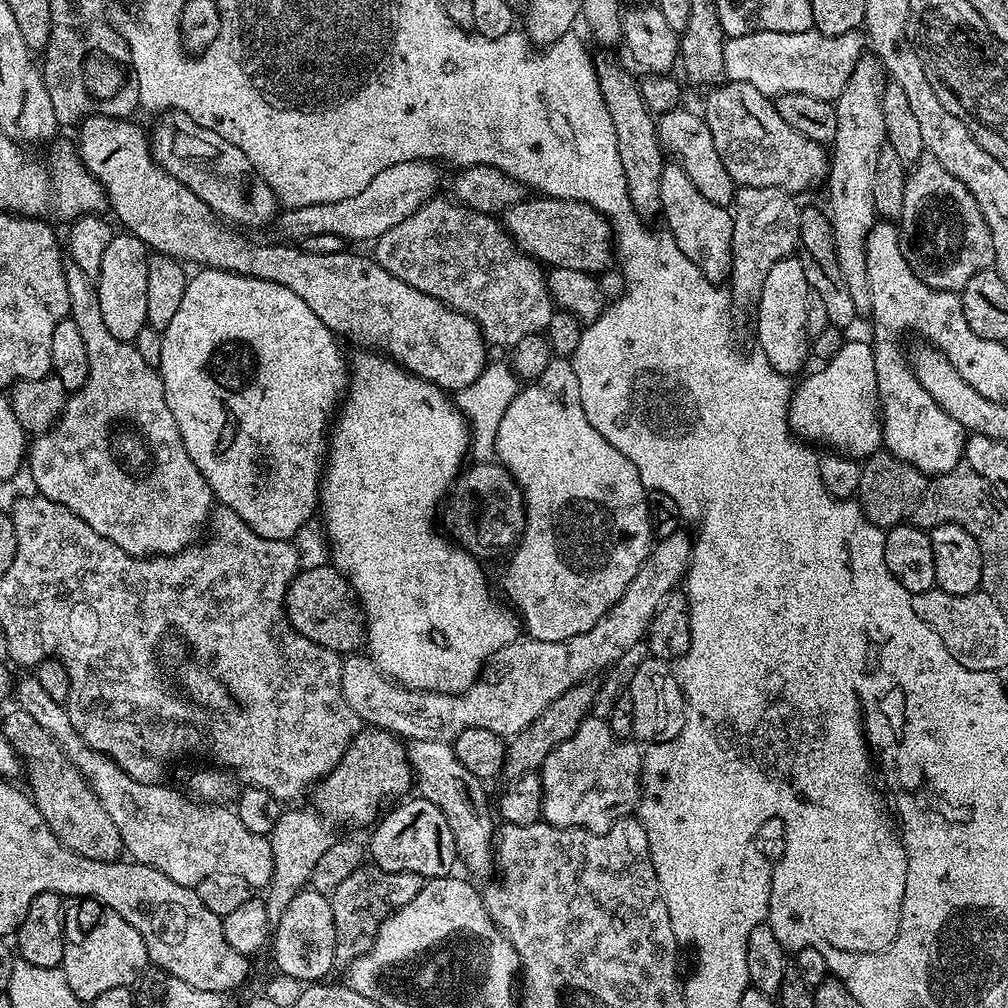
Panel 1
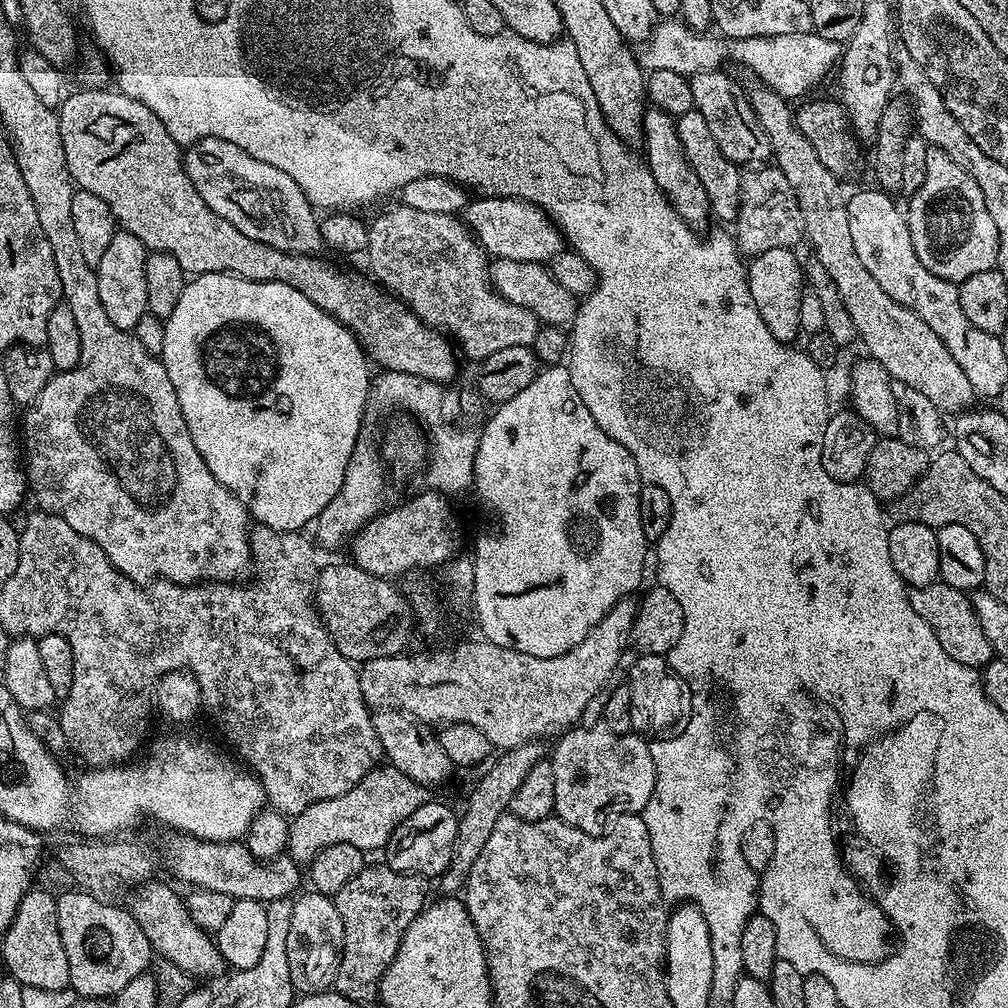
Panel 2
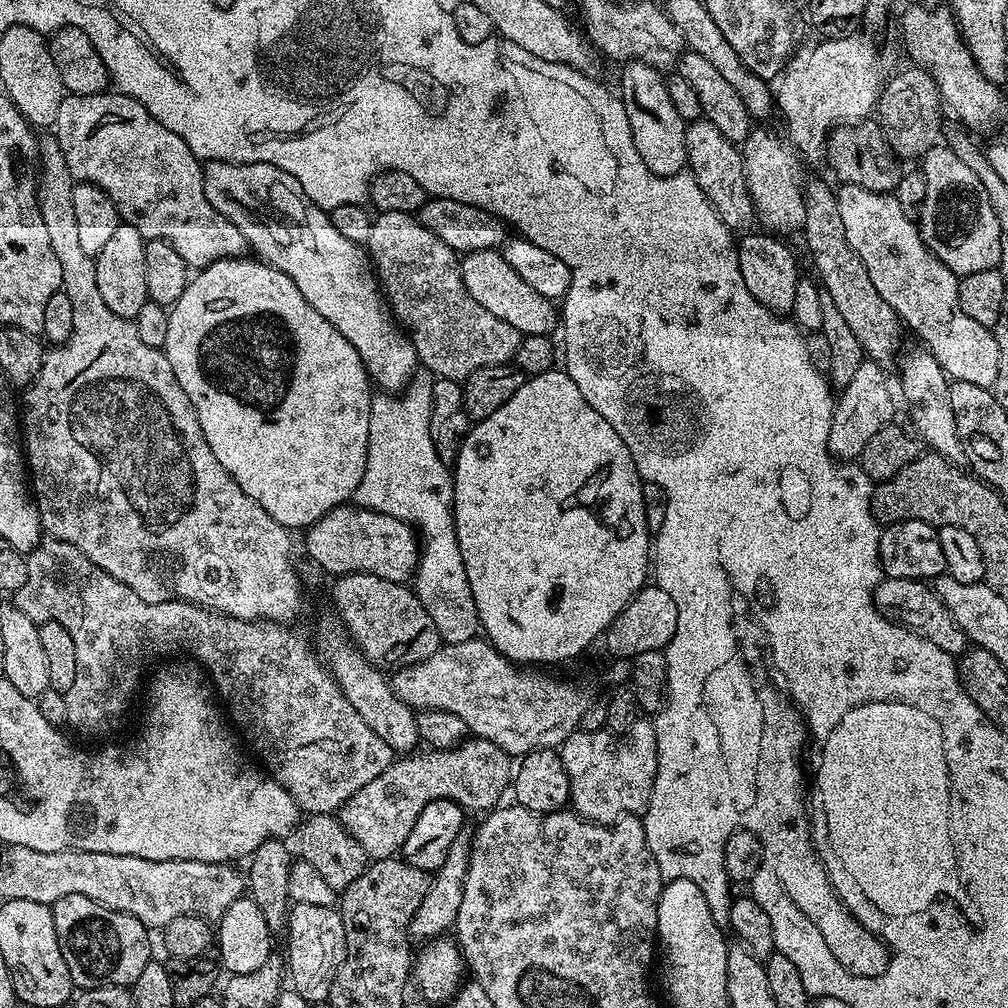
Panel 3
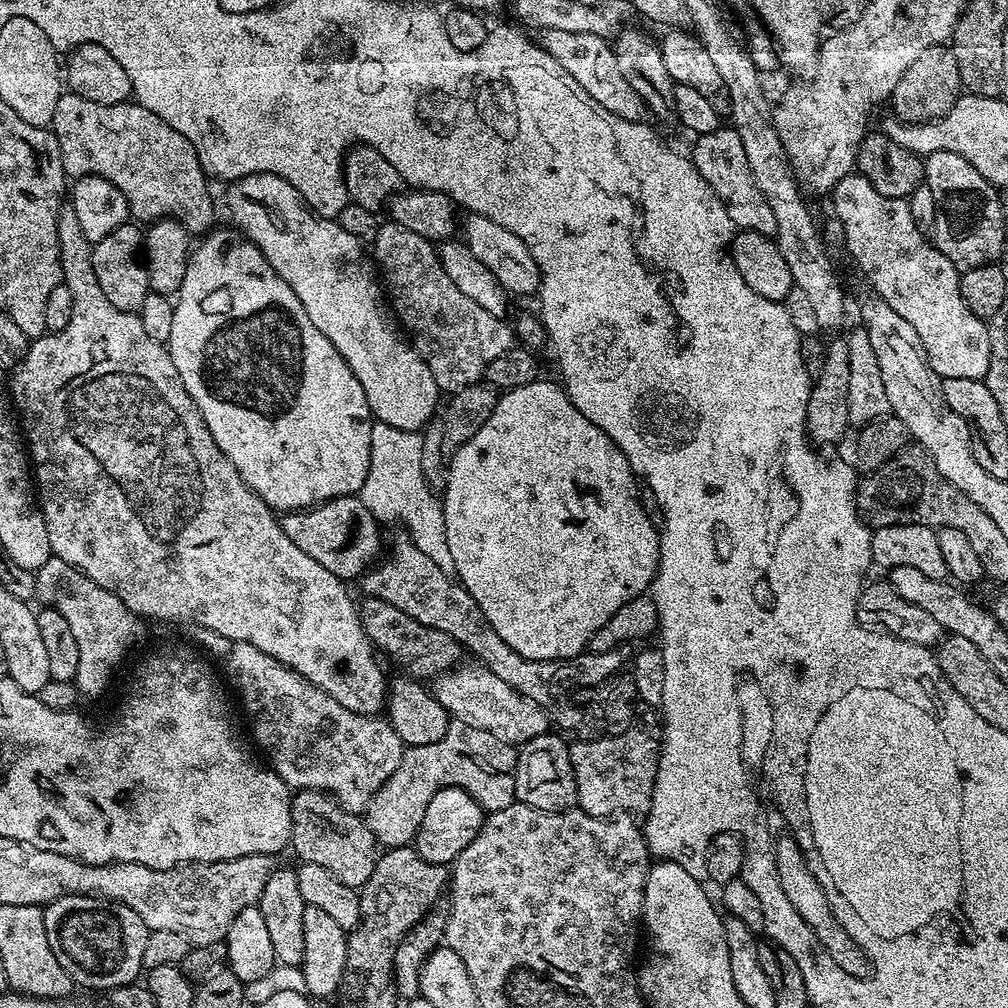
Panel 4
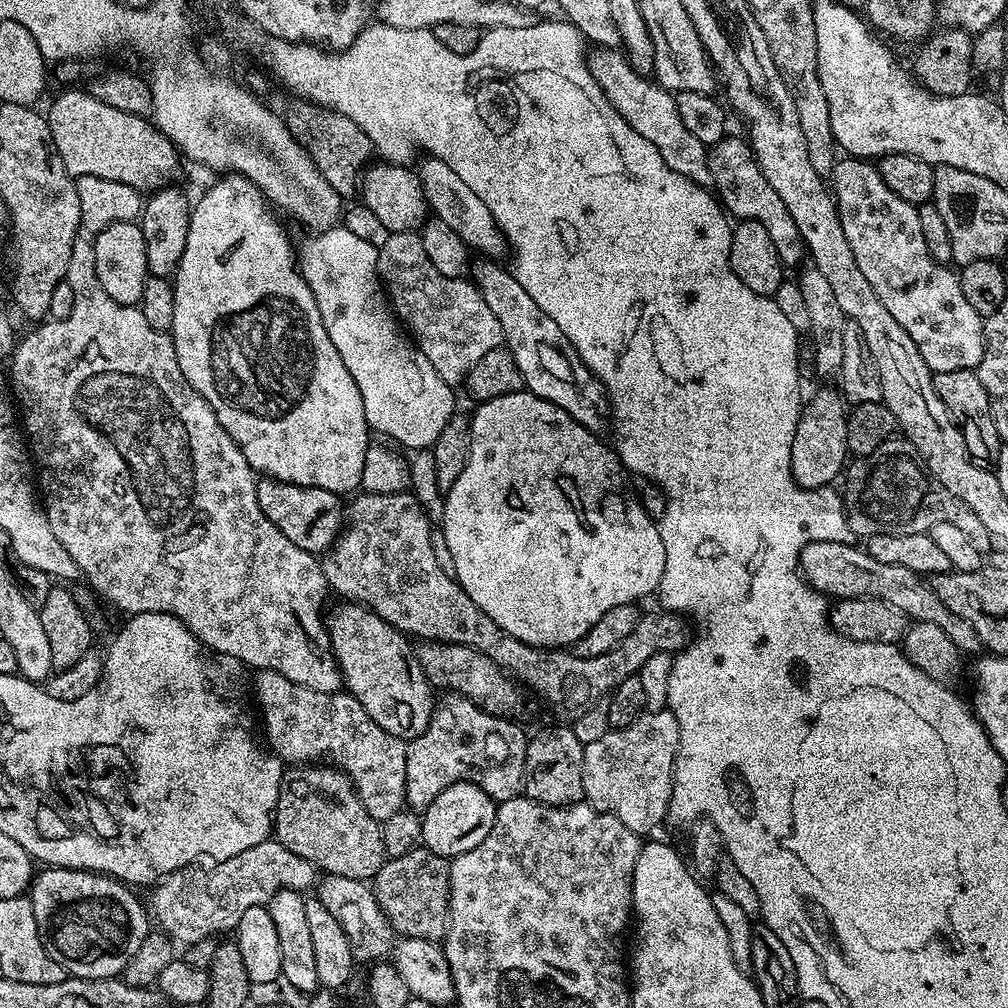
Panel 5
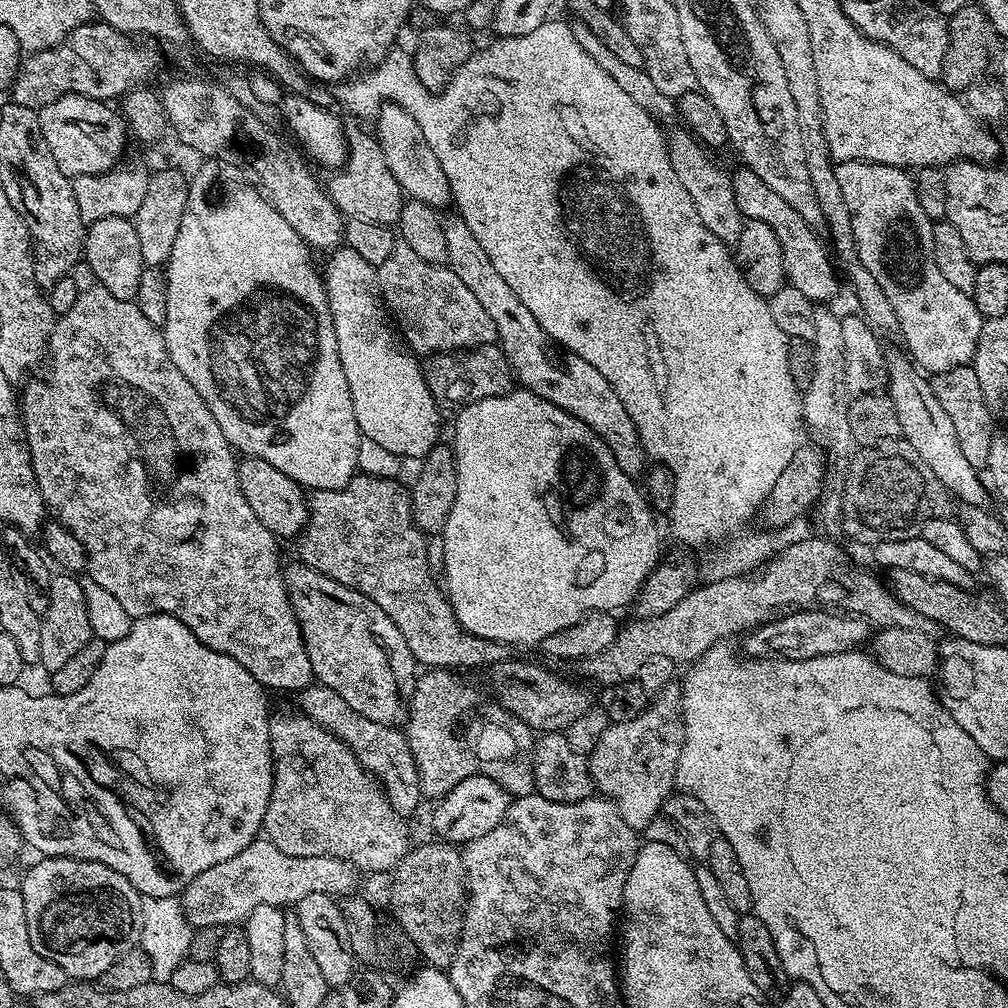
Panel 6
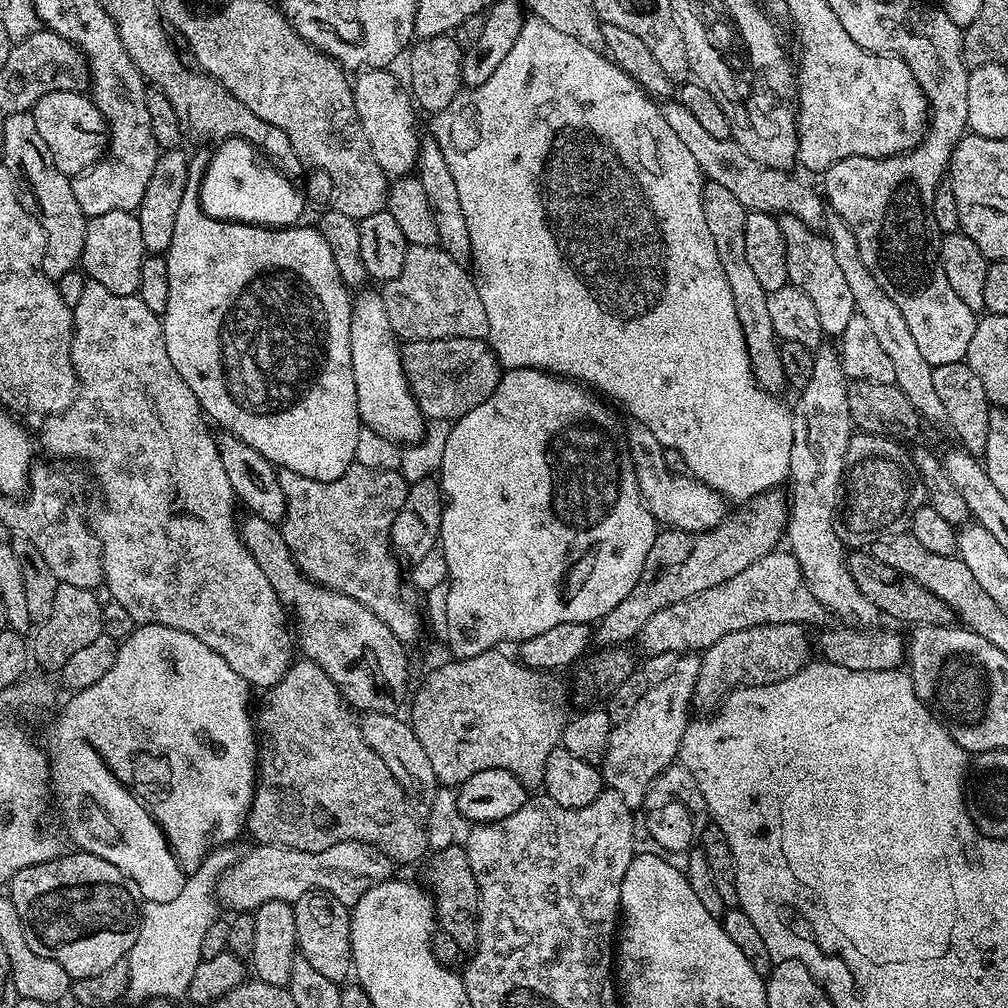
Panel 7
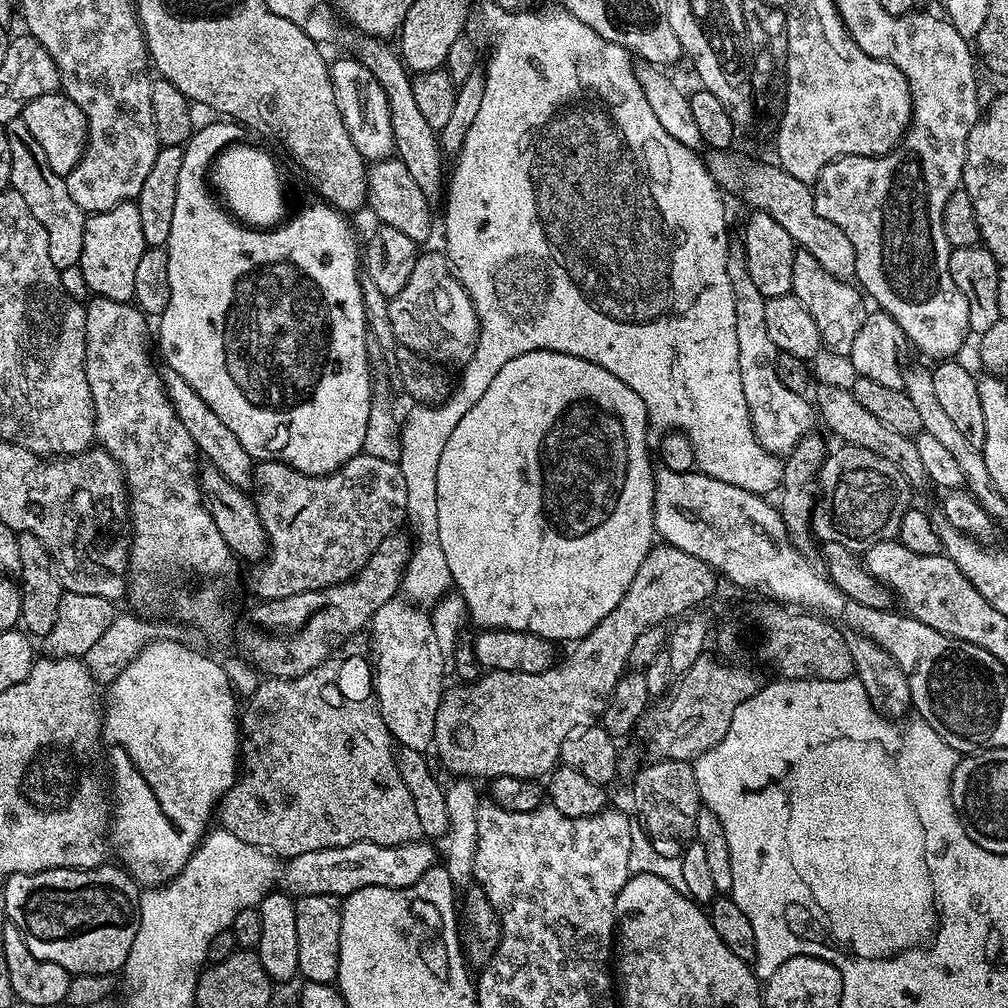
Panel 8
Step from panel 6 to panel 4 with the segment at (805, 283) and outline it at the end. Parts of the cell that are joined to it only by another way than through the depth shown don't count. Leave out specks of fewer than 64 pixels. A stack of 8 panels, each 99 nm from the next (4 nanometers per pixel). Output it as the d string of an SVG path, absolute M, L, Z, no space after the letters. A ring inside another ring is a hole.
M722 126L710 134L702 134L691 141L692 165L706 178L710 190L718 194L718 198L726 206L726 214L730 214L733 225L746 232L757 232L763 236L775 237L776 223L774 210L770 210L770 202L758 190L758 182L754 182L754 174L750 174L750 162L746 162L746 149L742 147L742 138L738 138L736 129Z

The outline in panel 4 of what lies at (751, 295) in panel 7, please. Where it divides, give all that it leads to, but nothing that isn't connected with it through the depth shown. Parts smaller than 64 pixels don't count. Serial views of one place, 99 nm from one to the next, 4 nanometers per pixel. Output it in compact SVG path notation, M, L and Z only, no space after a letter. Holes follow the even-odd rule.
M550 30L544 32L539 37L538 43L544 48L550 58L554 58L610 114L614 114L620 120L643 121L646 116L644 103L635 90L622 78L622 73L618 67L618 58L616 57L615 47L605 37L598 34L586 34L585 32L571 32L570 30Z

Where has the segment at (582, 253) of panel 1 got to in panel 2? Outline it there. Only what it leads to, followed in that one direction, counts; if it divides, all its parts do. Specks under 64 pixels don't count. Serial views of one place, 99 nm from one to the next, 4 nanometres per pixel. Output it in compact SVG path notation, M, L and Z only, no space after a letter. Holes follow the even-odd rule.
M509 196L472 198L462 211L462 219L481 248L497 260L551 262L566 248L563 232L552 223L548 213L525 200L515 200Z

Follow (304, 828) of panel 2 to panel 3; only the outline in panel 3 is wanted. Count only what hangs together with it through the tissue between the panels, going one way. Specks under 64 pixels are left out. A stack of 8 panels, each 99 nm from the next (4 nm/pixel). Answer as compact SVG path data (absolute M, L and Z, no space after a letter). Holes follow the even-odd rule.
M465 738L461 744L456 744L453 748L420 751L416 750L411 754L404 754L393 759L392 764L386 766L386 770L382 770L378 778L374 778L374 782L366 782L366 786L362 786L362 790L355 792L339 810L340 825L360 843L369 861L395 857L403 849L410 830L414 830L414 822L418 822L418 814L422 814L422 810L430 802L453 800L469 813L484 814L495 809L503 801L500 799L503 798L504 791L507 788L509 791L514 780L513 761L507 752L503 752L489 740Z

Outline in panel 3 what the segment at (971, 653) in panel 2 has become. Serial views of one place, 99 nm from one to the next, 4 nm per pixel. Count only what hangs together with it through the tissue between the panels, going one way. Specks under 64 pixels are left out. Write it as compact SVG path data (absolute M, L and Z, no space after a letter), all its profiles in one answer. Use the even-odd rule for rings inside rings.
M893 576L881 579L874 590L872 601L888 620L895 620L897 624L903 624L905 628L917 632L922 638L934 642L938 650L946 650L953 658L959 657L965 651L964 631L958 626L958 622L954 622L950 610L946 610L938 594L933 592L925 581Z

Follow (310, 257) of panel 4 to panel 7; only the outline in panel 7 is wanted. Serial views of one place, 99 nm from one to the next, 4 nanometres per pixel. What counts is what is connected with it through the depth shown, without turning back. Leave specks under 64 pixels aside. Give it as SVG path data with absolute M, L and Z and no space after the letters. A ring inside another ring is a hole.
M361 291L353 299L350 322L350 362L354 366L360 423L384 440L393 440L399 446L411 446L424 436L426 419L403 373L402 344L390 326L390 318L386 318L383 295L379 291L368 291Z

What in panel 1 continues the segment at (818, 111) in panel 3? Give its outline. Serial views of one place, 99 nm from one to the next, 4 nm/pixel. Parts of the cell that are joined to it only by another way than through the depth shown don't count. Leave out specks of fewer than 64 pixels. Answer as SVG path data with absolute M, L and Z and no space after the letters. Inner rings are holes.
M737 187L732 214L732 274L730 277L730 295L737 305L755 305L762 290L762 282L766 282L766 274L770 274L770 266L782 258L793 255L800 242L800 210L796 204L797 197L780 188L742 188Z

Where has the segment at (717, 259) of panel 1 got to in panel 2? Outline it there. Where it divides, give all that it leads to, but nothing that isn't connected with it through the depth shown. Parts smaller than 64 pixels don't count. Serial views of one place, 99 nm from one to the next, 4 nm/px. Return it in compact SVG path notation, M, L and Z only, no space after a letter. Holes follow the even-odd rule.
M652 106L644 116L644 132L642 137L642 159L647 164L650 174L654 174L654 182L658 182L658 190L666 194L666 198L678 210L678 214L693 226L701 226L710 220L708 195L702 186L702 178L694 174L694 166L686 158L686 150L682 150L682 138L678 138L676 120L660 108Z

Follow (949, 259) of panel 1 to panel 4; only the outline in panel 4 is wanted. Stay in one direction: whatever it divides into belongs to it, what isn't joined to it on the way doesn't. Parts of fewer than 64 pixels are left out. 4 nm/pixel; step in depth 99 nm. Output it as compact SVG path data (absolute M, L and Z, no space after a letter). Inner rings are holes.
M935 152L924 160L924 180L936 199L934 230L930 233L936 249L946 254L946 258L954 262L960 273L978 266L997 263L1001 259L999 256L1004 252L1006 228L1006 222L1002 218L1002 196L998 189L989 180L982 178L982 174L978 174L978 170L974 170L974 166L966 162L966 158L949 152Z

